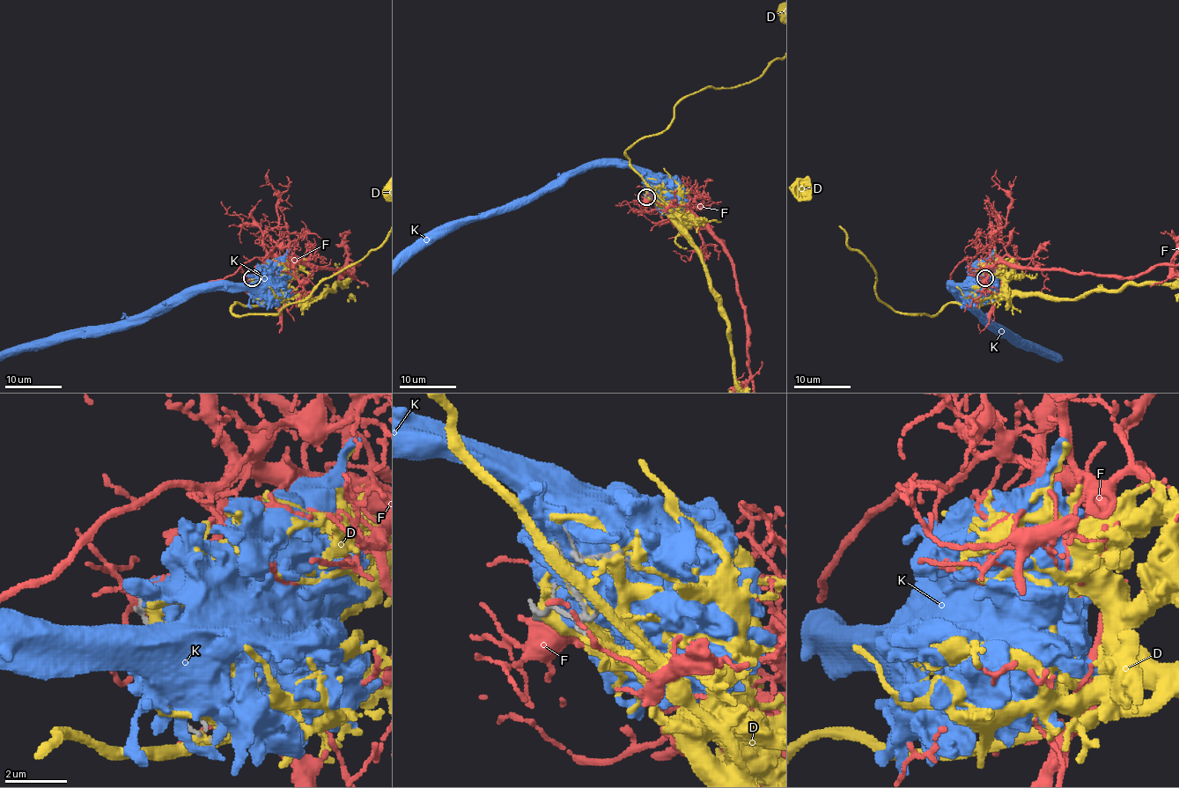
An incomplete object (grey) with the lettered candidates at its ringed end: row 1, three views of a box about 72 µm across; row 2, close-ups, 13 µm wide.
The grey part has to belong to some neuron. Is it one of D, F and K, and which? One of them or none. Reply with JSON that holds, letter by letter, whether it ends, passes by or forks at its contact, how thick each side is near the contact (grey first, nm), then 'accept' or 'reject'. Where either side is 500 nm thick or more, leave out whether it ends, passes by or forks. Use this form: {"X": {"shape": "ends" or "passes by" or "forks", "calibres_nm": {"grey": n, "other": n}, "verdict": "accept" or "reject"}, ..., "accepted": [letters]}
{"D": {"shape": "forks", "calibres_nm": {"grey": 240, "other": 440}, "verdict": "reject"}, "F": {"shape": "forks", "calibres_nm": {"grey": 220, "other": 480}, "verdict": "accept"}, "K": {"calibres_nm": {"grey": 220, "other": 650}, "verdict": "reject"}, "accepted": ["F"]}

